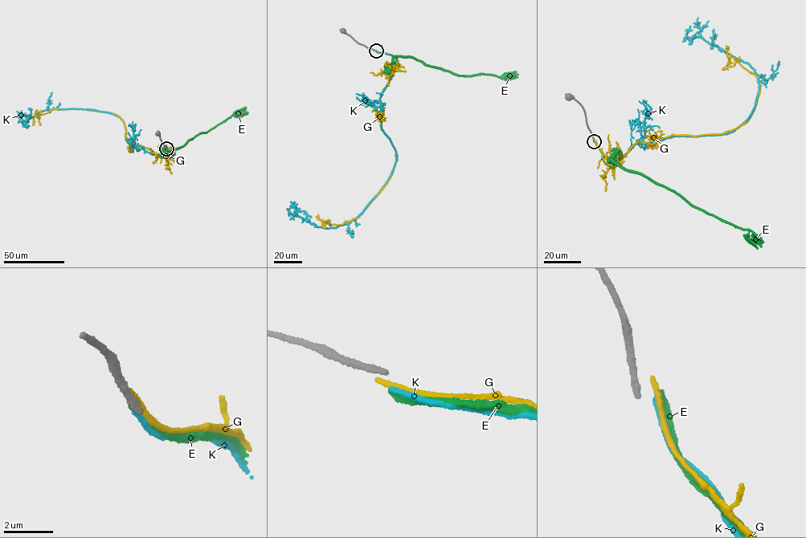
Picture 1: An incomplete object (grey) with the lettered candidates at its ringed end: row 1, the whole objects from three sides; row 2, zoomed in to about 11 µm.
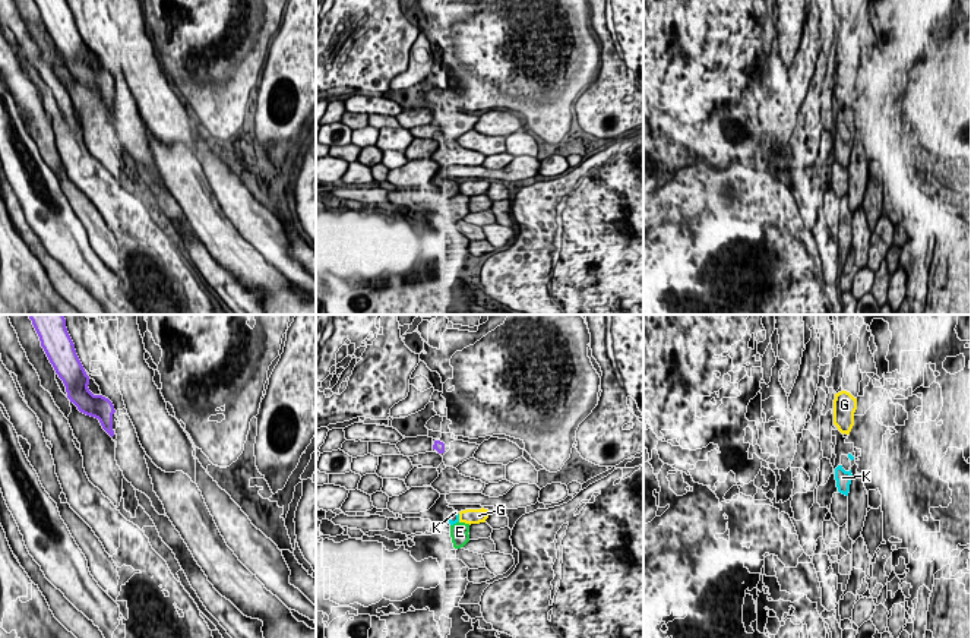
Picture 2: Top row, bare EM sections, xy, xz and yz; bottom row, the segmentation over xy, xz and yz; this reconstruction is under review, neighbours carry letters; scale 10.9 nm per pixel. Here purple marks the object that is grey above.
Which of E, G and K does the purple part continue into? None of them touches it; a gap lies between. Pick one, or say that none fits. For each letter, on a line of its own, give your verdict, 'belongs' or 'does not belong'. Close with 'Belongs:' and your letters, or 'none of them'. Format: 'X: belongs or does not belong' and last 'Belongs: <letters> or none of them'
E: does not belong
G: does not belong
K: belongs
Belongs: K

